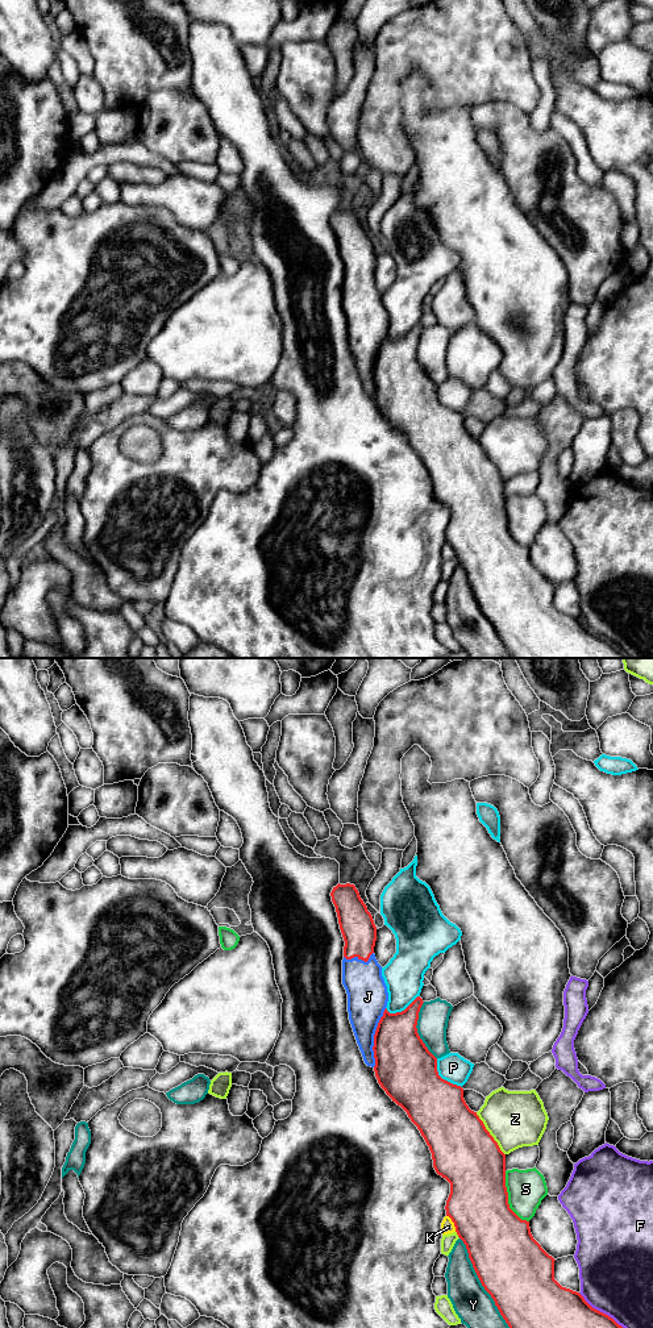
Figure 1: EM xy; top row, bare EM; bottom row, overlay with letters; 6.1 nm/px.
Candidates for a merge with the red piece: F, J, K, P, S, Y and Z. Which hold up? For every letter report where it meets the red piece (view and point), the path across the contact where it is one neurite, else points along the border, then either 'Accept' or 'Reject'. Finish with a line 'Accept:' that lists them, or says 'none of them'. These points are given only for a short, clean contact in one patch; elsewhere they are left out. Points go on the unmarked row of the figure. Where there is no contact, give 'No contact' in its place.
F: Touches red at xy (602, 638). Reject
J: Touches red at xy (374, 363). Accept
K: Touches red at xy (453, 548). Reject
P: Touches red at xy (441, 404). Reject
S: Touches red at xy (507, 525). Reject
Y: Touches red at xy (482, 611). Reject
Z: Touches red at xy (489, 459). Reject
Accept: J

